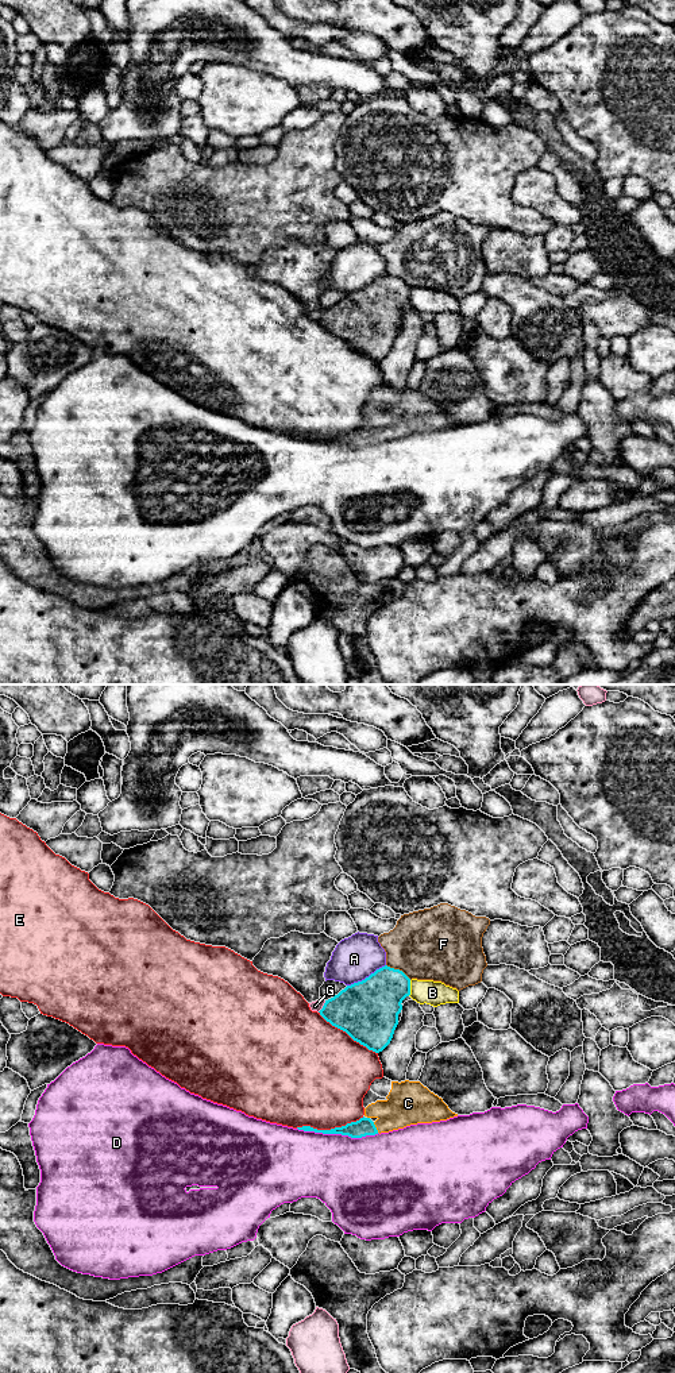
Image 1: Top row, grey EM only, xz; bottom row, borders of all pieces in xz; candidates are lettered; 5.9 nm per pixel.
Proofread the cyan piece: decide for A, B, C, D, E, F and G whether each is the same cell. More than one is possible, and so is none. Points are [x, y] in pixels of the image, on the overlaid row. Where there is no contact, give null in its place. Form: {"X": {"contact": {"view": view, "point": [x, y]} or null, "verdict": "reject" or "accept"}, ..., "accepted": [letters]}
{"A": {"contact": {"view": "xz", "point": [366, 978]}, "verdict": "reject"}, "B": {"contact": {"view": "xz", "point": [409, 988]}, "verdict": "reject"}, "C": {"contact": {"view": "xz", "point": [375, 1127]}, "verdict": "accept"}, "D": {"contact": {"view": "xz", "point": [338, 1133]}, "verdict": "reject"}, "E": {"contact": {"view": "xz", "point": [331, 1129]}, "verdict": "reject"}, "F": {"contact": {"view": "xz", "point": [398, 970]}, "verdict": "reject"}, "G": {"contact": {"view": "xz", "point": [323, 1006]}, "verdict": "reject"}, "accepted": ["C"]}

